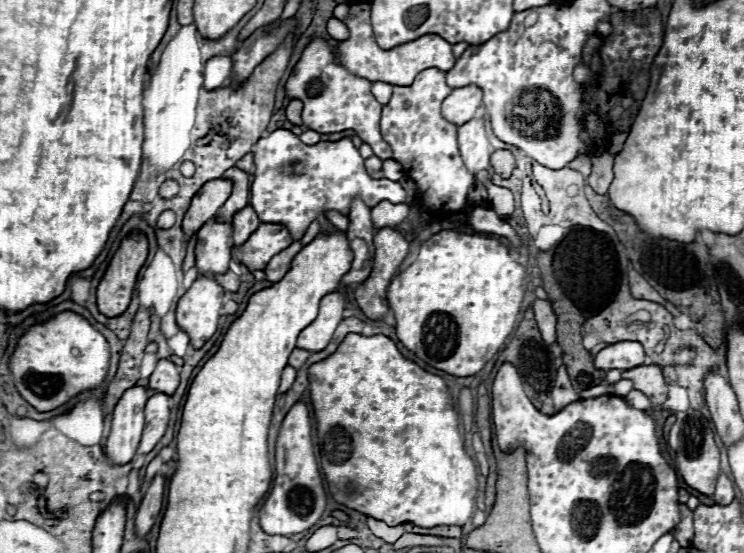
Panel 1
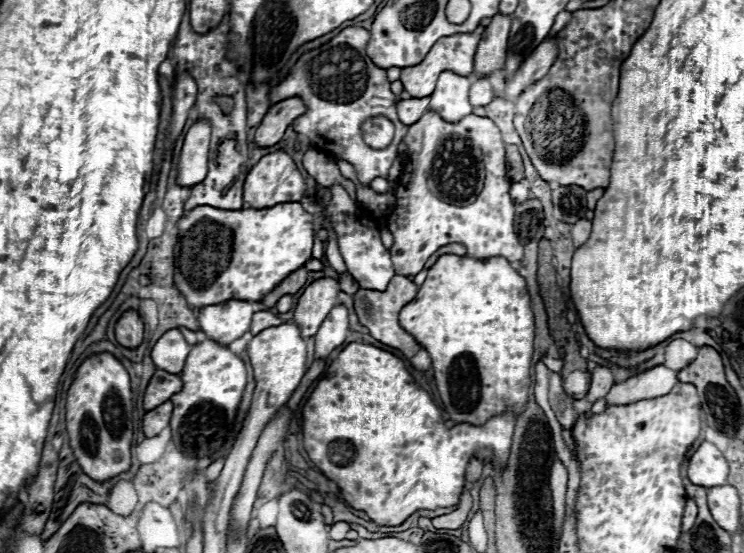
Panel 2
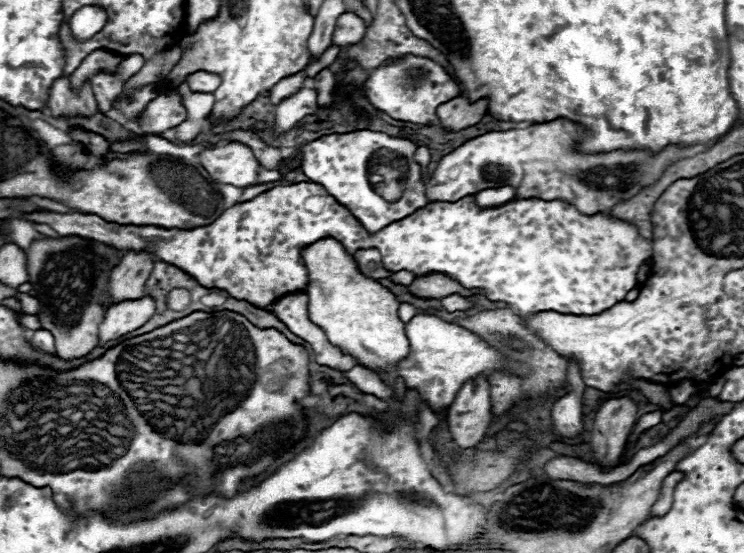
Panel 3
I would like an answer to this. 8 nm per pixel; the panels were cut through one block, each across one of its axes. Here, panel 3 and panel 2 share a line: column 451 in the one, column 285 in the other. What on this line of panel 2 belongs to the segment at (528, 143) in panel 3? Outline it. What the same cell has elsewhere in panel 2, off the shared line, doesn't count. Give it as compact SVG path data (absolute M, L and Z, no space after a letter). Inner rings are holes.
M286 152L264 156L244 182L244 204L254 210L272 208L282 202L298 202L306 184L294 160Z

